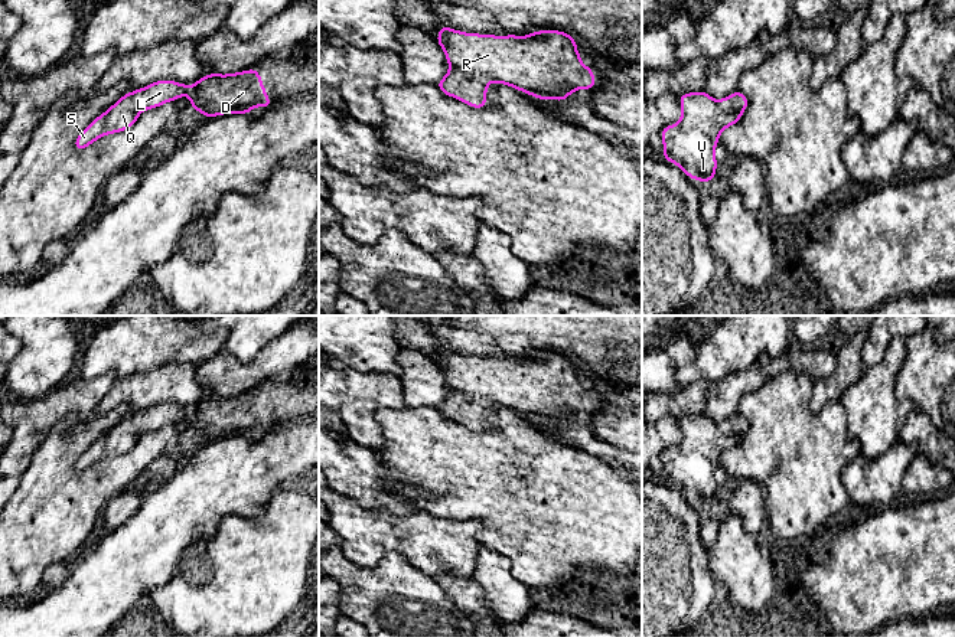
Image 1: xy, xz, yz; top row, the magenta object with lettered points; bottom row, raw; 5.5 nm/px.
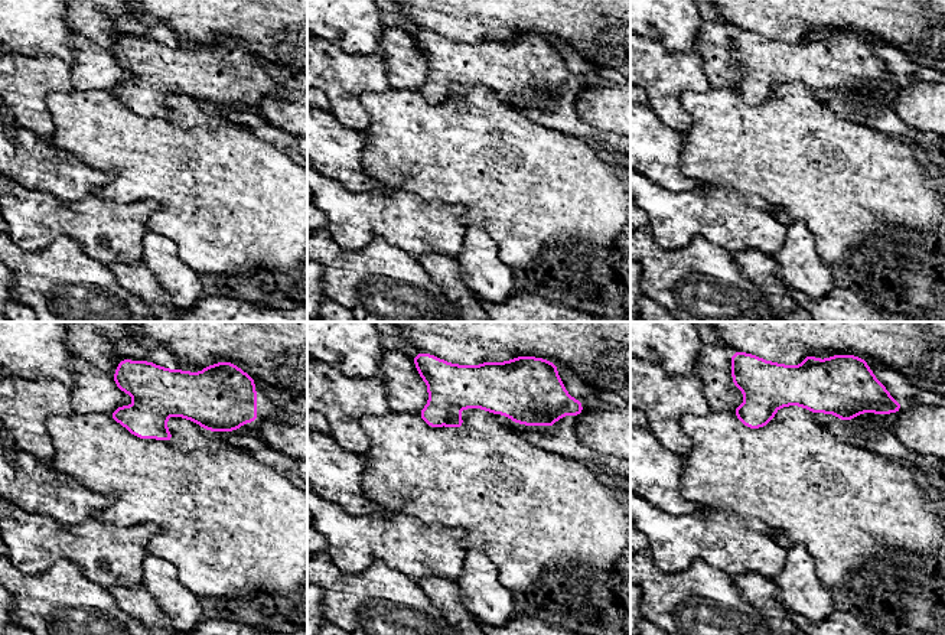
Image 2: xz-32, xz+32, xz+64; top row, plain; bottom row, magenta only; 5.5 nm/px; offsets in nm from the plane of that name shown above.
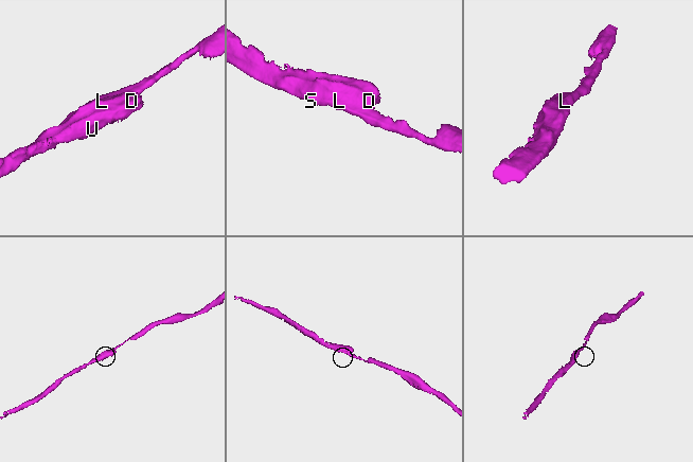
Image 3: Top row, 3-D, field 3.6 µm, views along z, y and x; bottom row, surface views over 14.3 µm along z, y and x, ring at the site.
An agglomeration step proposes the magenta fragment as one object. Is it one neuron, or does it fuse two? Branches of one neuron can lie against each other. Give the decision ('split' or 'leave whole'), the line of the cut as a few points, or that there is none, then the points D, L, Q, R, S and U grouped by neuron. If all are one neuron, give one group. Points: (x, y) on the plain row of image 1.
leave whole; no cut; D L Q R S U

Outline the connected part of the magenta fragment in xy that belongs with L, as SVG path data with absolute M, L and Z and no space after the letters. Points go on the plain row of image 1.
M257 392L238 396L209 396L192 409L175 404L157 404L126 416L104 437L97 440L76 461L74 471L84 473L100 460L130 451L141 434L189 418L195 432L206 441L221 437L248 437L257 428L267 432L271 427Z

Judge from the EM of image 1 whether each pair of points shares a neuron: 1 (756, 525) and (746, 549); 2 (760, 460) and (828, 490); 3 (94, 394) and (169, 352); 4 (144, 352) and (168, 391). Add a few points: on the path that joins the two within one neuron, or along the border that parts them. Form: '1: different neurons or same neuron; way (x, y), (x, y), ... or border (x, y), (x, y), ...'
1: different neurons; border (724, 515), (737, 515), (743, 526), (755, 536)
2: same neuron; way (778, 460), (786, 461), (811, 486)
3: different neurons; border (114, 378), (101, 375), (81, 381)
4: different neurons; border (186, 361), (159, 365), (120, 376)

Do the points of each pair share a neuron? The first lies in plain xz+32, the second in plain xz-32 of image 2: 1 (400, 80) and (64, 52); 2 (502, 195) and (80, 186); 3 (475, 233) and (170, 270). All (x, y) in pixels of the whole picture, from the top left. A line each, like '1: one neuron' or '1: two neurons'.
1: two neurons
2: two neurons
3: one neuron

